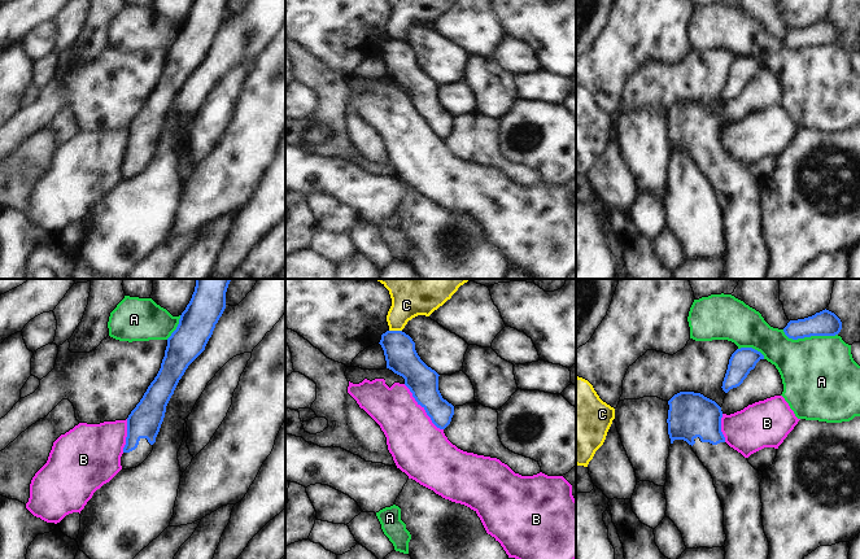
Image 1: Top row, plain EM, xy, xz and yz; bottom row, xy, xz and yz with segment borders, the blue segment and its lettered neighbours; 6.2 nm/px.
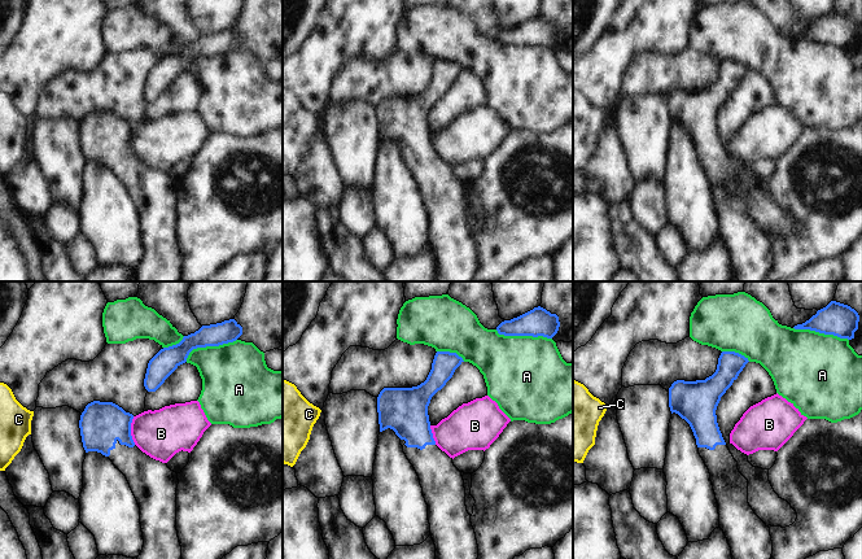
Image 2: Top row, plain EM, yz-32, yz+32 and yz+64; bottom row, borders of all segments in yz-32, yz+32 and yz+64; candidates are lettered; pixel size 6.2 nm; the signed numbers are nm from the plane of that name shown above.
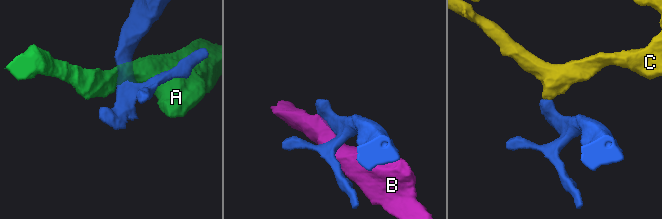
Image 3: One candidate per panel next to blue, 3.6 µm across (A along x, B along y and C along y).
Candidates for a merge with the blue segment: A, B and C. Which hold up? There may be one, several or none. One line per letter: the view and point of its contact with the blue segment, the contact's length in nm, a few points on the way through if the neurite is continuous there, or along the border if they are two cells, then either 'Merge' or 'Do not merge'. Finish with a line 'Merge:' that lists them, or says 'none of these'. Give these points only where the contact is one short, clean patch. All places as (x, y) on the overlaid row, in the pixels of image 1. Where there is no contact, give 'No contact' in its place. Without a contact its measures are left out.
A: Touches blue at yz (810, 336). Shared border 340 nm. Do not merge
B: Touches blue at xz (424, 409). Shared border 380 nm. Do not merge
C: Touches blue at xz (396, 331). Shared border 80 nm. Do not merge
Merge: none of these

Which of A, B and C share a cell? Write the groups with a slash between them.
A / B / C

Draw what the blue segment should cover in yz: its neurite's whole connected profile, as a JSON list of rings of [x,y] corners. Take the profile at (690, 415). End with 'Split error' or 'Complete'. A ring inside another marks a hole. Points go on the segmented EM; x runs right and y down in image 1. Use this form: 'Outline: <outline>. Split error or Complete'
Outline: [[[680,392],[668,405],[671,444],[686,441],[713,479],[724,508],[725,559],[768,559],[760,495],[763,472],[725,442],[721,407],[694,392]]]. Split error

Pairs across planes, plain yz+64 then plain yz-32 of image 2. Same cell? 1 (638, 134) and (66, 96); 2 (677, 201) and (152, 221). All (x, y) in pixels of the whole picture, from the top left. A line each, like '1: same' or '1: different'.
1: different
2: different

